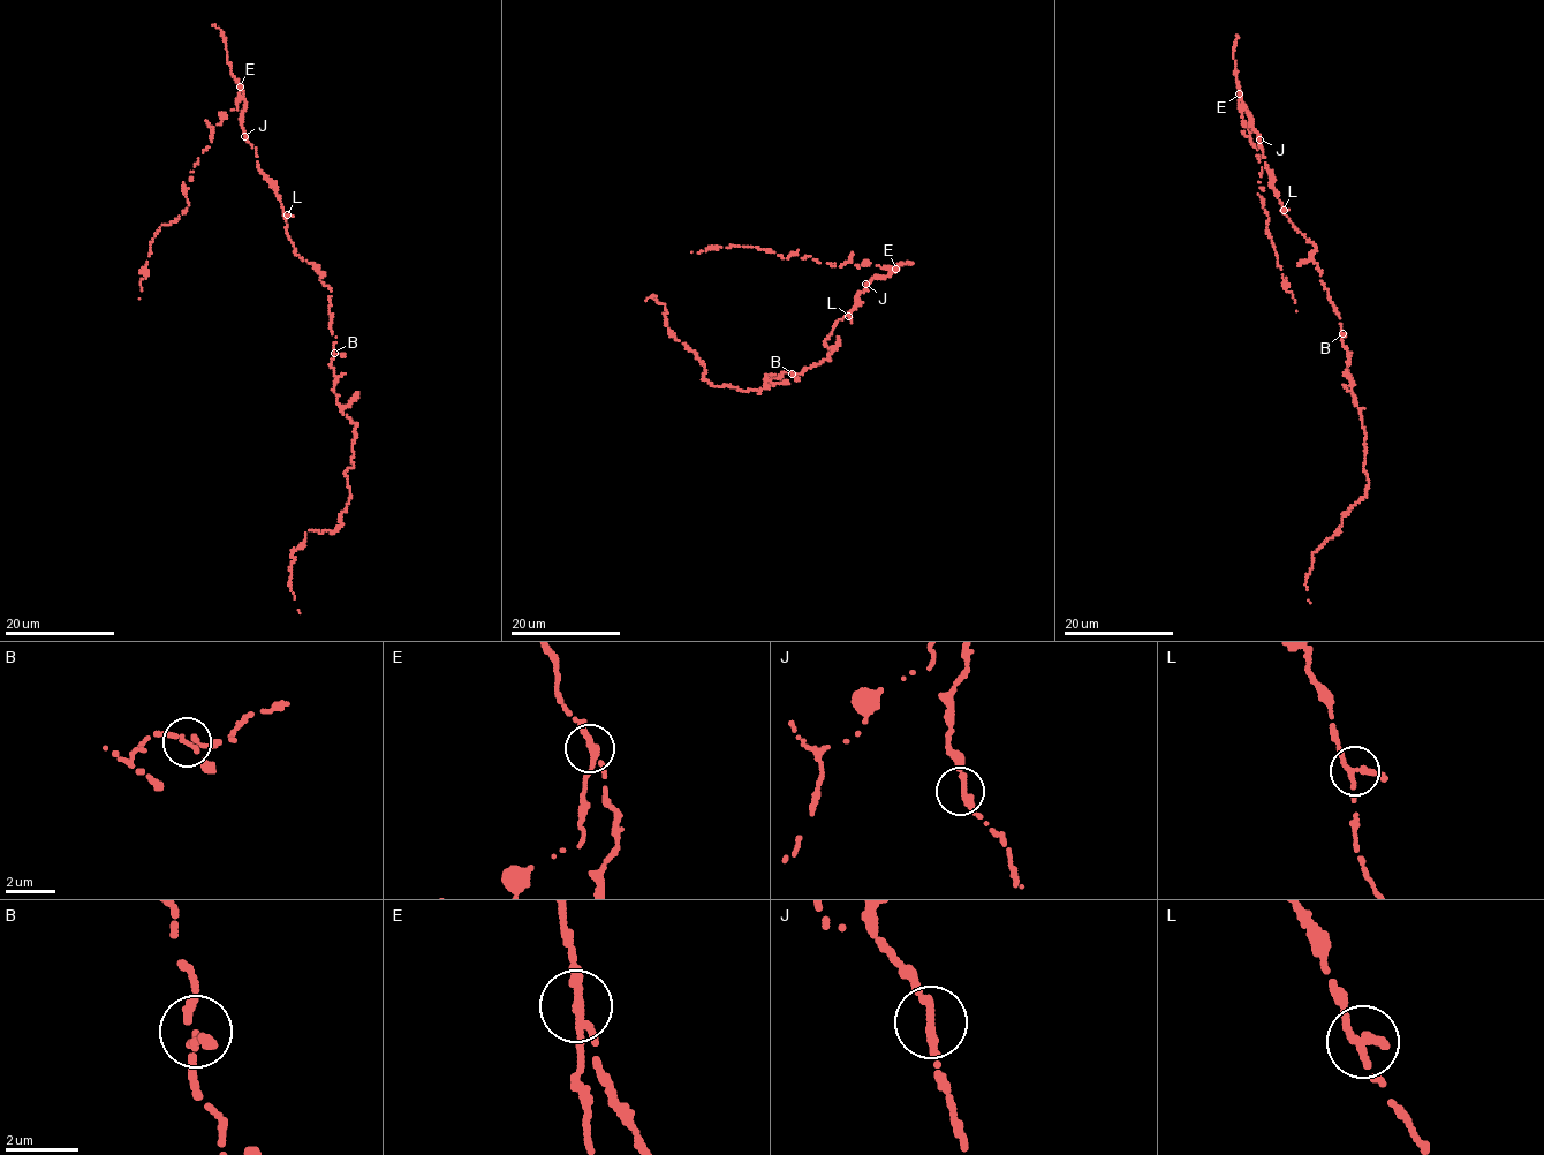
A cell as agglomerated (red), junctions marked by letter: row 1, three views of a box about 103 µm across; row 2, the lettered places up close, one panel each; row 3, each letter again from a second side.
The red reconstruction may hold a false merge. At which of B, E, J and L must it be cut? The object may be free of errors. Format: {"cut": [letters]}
{"cut": ["E"]}

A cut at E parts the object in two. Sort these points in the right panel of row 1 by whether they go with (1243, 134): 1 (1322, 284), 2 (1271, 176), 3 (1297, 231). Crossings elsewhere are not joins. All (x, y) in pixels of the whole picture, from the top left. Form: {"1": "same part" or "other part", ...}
{"1": "other part", "2": "other part", "3": "other part"}

